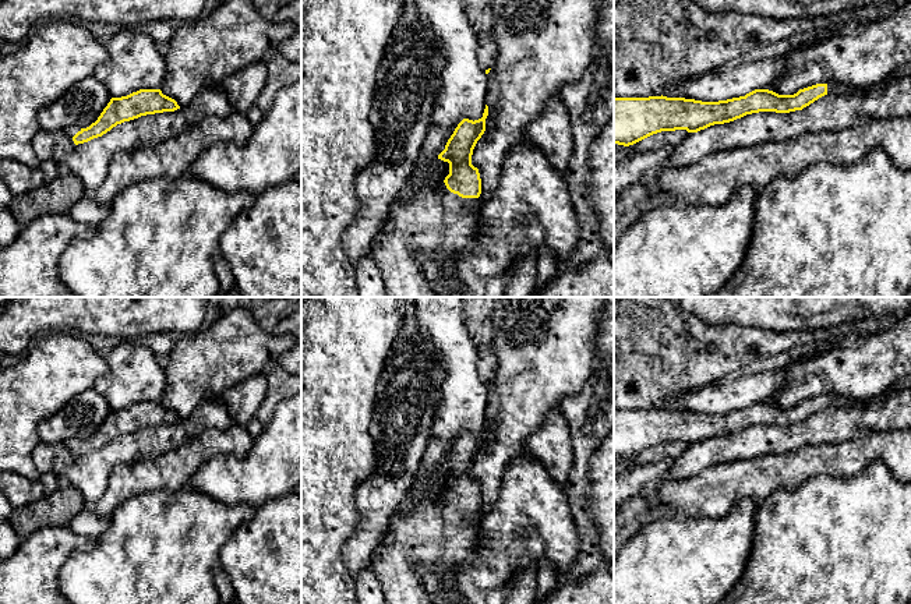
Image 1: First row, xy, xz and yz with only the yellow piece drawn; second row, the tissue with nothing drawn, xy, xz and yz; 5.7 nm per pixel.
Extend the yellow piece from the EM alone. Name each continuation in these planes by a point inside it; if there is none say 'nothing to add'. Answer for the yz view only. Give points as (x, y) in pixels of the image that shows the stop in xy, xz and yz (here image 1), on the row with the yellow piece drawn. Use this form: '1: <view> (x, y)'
1: yz (832, 88)

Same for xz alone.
1: xz (441, 223)

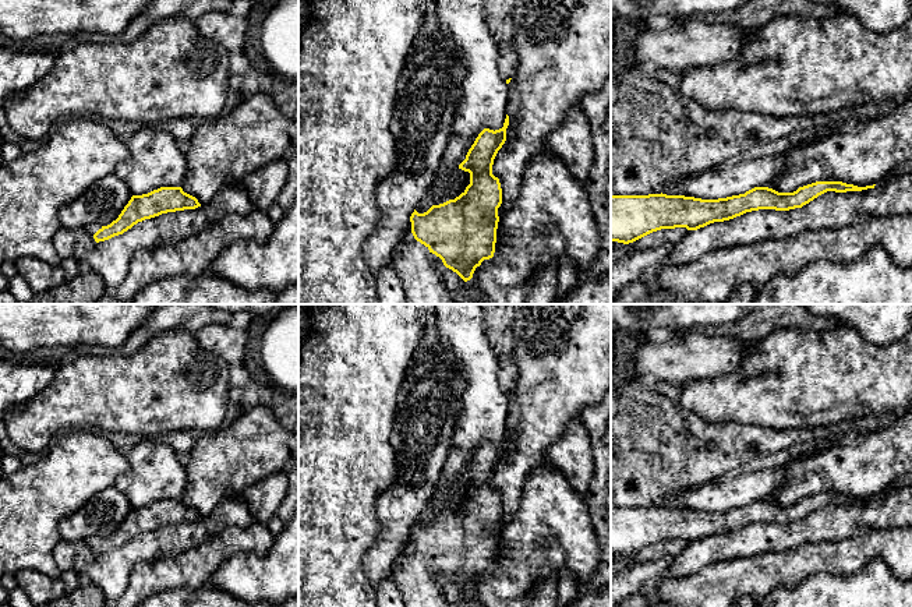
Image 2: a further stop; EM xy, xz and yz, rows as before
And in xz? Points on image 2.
1: xz (423, 283)

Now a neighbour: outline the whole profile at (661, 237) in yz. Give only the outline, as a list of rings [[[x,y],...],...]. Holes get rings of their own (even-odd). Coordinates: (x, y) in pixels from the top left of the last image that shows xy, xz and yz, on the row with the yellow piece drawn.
[[[686,227],[661,229],[629,244],[611,241],[611,250],[633,250],[636,253],[648,251],[661,246],[671,246],[679,241],[687,233],[689,230]]]

